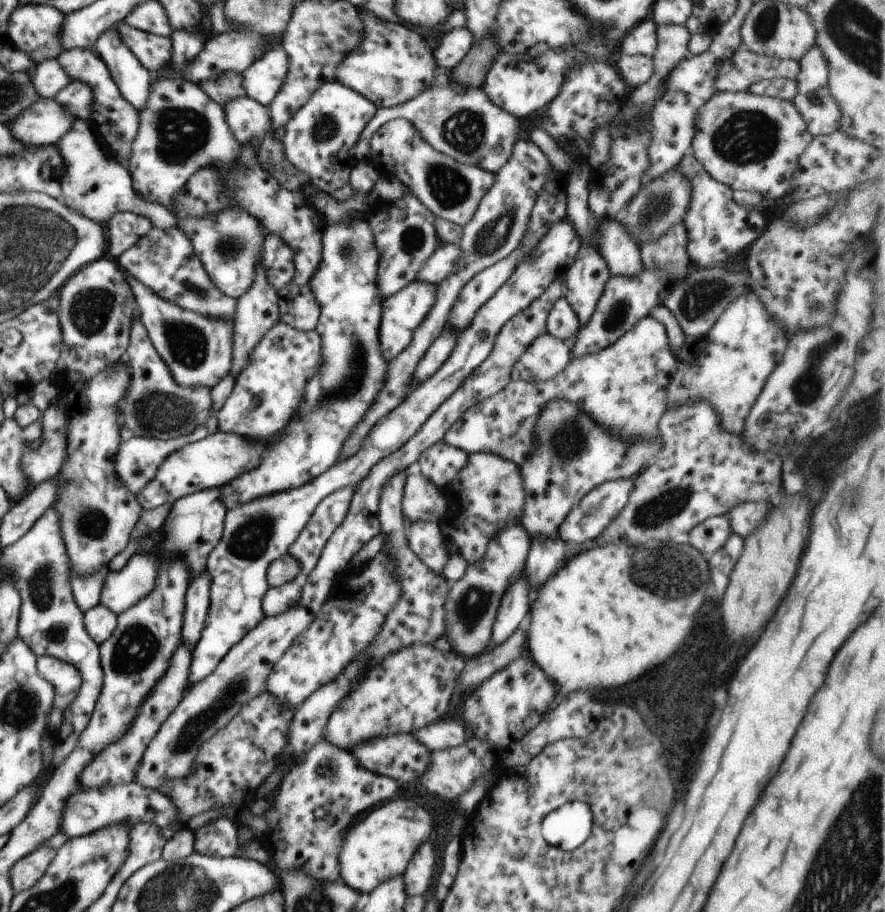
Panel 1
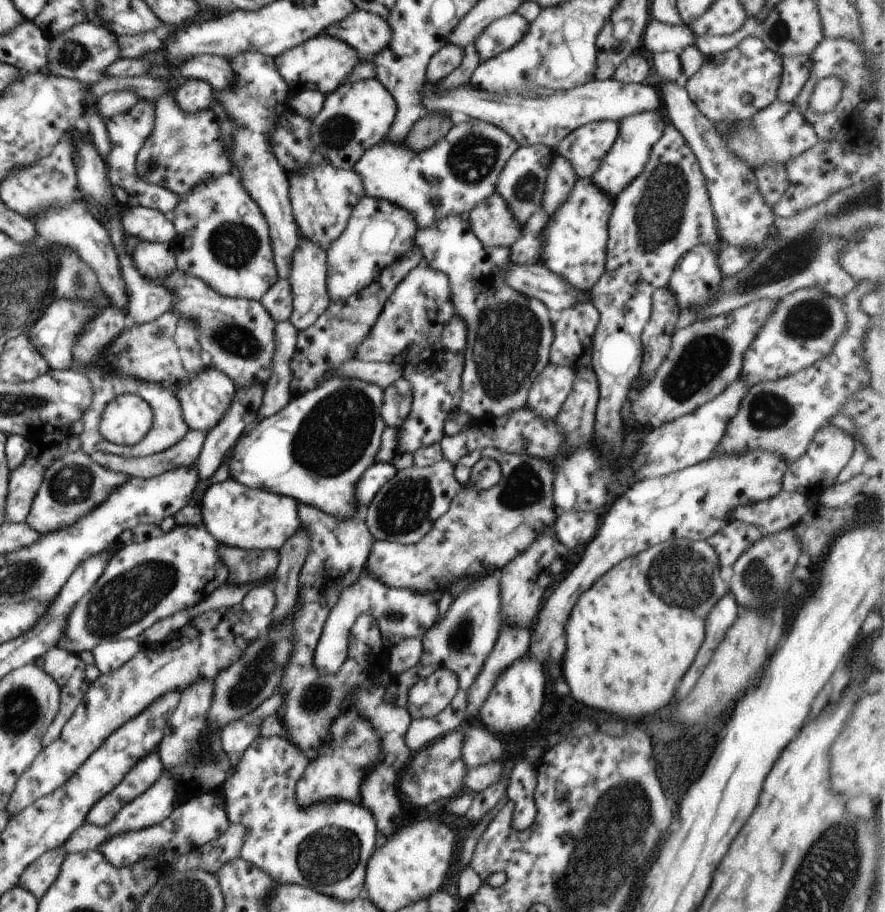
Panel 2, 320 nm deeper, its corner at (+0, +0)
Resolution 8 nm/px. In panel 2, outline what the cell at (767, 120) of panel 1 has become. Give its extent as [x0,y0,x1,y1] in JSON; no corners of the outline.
[722,99,820,170]

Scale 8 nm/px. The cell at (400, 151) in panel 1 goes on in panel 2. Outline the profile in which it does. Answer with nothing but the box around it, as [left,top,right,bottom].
[467,193,523,247]

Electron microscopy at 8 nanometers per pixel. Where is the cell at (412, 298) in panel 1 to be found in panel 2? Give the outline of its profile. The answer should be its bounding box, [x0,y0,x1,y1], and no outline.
[355,261,454,367]

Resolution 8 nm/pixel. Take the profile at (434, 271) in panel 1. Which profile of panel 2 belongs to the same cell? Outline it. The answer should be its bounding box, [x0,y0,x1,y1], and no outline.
[505,262,591,311]

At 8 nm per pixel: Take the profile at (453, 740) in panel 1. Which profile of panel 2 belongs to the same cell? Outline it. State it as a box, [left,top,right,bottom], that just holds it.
[462,722,504,769]

